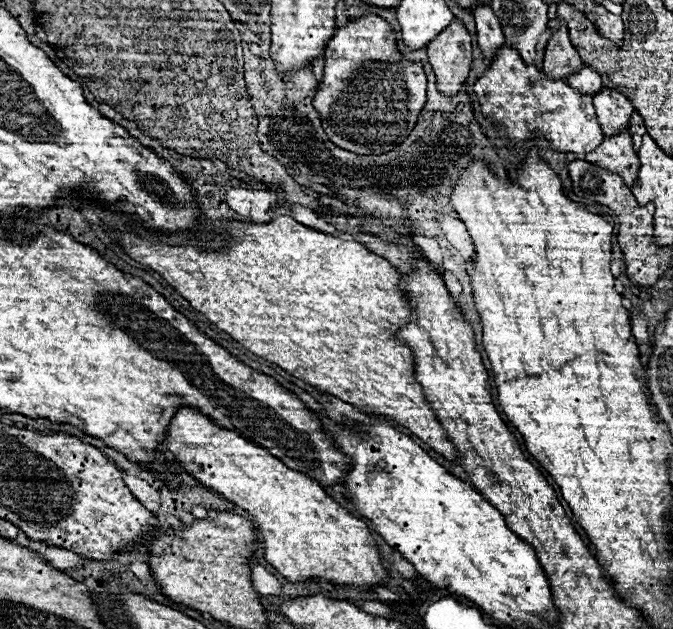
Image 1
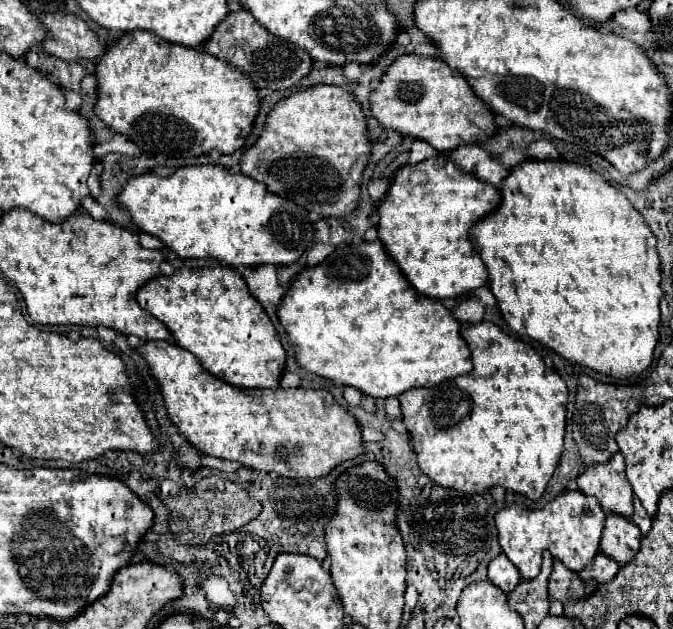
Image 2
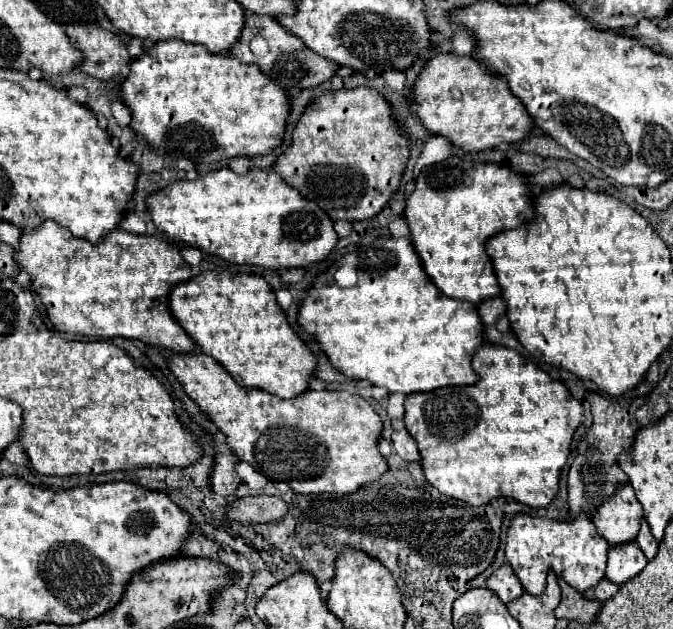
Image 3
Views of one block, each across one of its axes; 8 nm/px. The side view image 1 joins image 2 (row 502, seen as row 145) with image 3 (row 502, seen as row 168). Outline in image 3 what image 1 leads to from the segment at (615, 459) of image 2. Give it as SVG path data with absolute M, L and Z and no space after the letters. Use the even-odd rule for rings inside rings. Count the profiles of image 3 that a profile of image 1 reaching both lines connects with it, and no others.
M624 484L598 508L592 522L598 534L608 542L608 546L618 546L636 540L640 520L642 506L636 500L630 484Z

